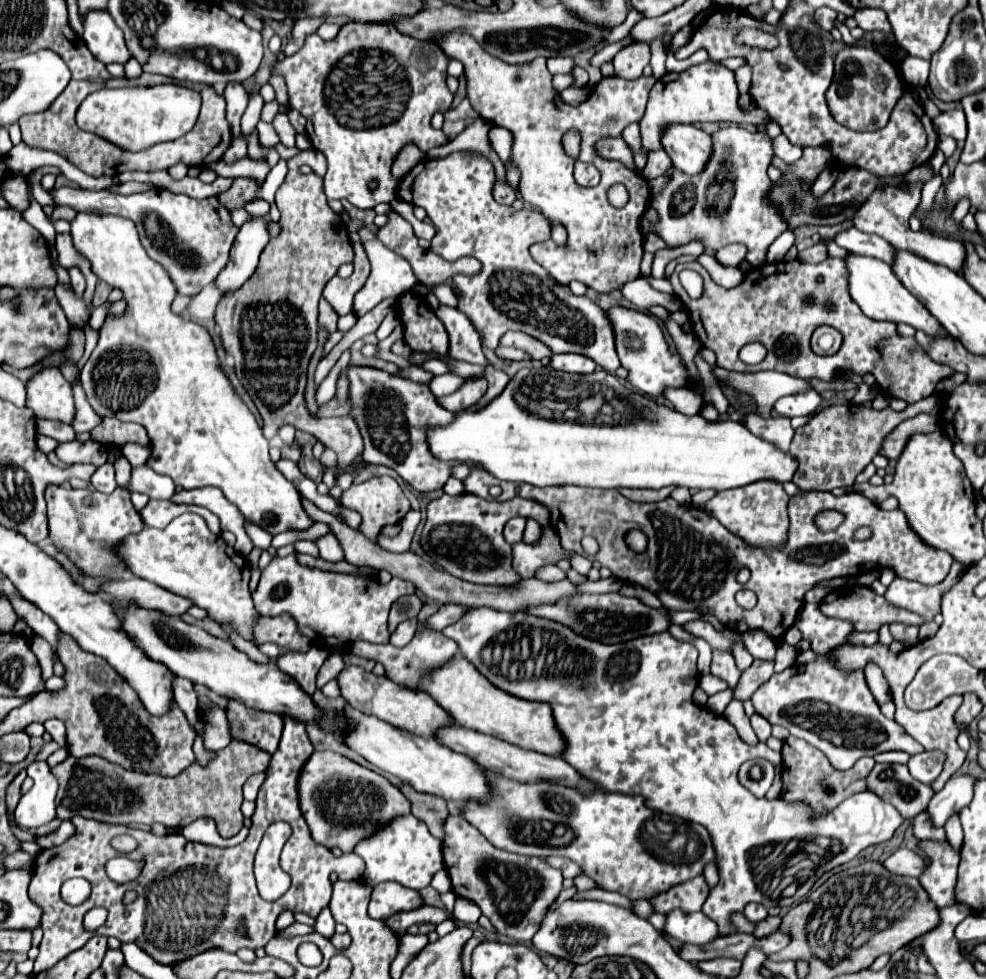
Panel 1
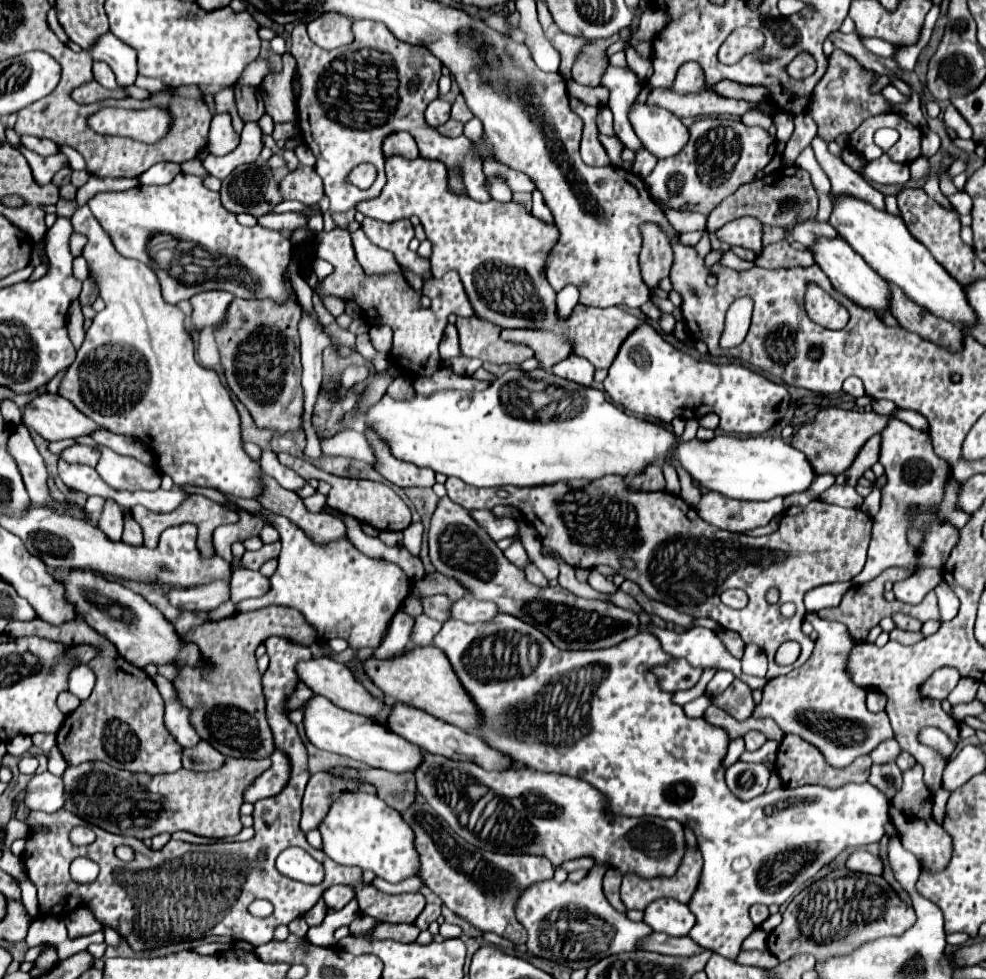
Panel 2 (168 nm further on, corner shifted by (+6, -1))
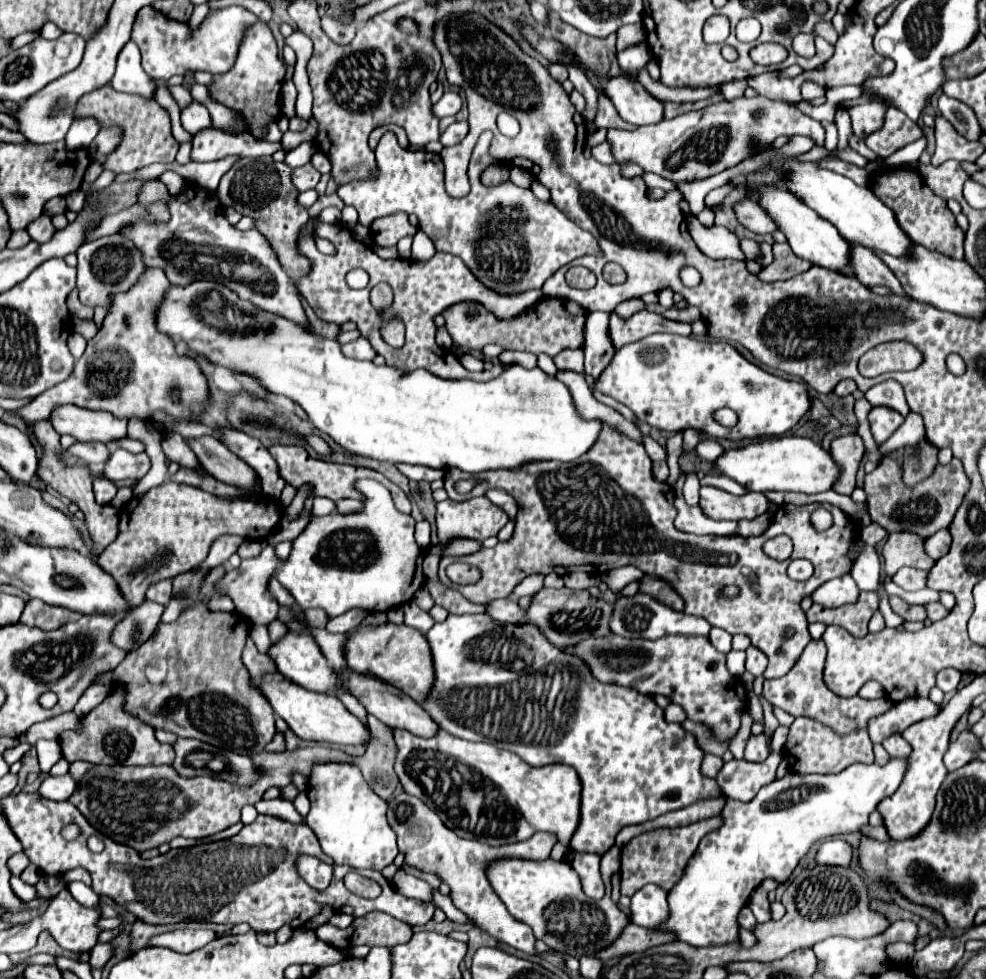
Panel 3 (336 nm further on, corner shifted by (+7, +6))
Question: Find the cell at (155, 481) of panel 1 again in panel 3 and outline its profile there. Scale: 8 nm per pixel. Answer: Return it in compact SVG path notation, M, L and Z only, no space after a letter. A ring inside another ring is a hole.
M116 448L110 452L108 462L104 462L102 466L102 474L108 480L140 480L146 476L146 472L150 470L150 458L146 456L146 452L140 454L132 454L128 450Z

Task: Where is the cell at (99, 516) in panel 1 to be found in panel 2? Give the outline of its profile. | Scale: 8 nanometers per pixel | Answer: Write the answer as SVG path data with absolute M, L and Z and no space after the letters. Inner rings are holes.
M15 425L11 429L9 441L7 441L7 453L15 459L17 469L23 477L25 489L29 493L29 499L33 505L53 505L61 511L67 511L67 507L73 507L69 503L57 503L49 497L49 489L47 489L47 469L43 463L43 457L39 455L29 431L25 429L25 425Z

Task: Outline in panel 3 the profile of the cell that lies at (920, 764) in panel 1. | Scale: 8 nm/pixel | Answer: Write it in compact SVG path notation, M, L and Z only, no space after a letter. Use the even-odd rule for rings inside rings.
M894 734L894 736L886 738L882 742L882 746L886 748L886 752L892 758L904 758L904 756L910 756L910 752L912 752L912 746L908 742L904 742L904 738L900 734Z

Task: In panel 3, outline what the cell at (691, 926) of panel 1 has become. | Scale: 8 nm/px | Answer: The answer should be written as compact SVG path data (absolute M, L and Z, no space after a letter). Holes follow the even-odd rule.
M646 884L632 896L630 918L644 928L662 926L668 920L668 892L656 884Z

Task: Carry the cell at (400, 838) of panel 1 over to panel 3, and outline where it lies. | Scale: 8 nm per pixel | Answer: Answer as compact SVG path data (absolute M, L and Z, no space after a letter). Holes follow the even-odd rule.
M320 764L314 766L312 778L308 780L308 796L312 802L312 808L306 816L306 824L314 830L318 836L318 842L336 864L346 864L350 868L372 868L372 870L384 870L388 864L394 862L398 856L398 844L396 844L396 832L388 826L386 810L388 804L378 794L370 790L366 780L362 778L362 772L348 764Z

